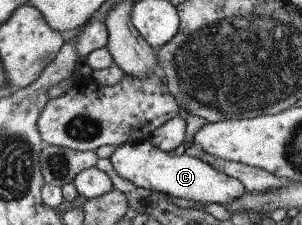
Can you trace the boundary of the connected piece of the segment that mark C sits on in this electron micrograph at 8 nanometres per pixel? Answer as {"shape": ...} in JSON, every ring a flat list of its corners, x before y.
{"shape":[[147,139,126,142,109,156,113,169,124,180,134,186,142,187,162,195,184,198,194,202,213,203,225,206,227,202,241,197,246,192,245,186,236,178,214,170,209,164,185,153,177,156,166,154,152,146]]}

